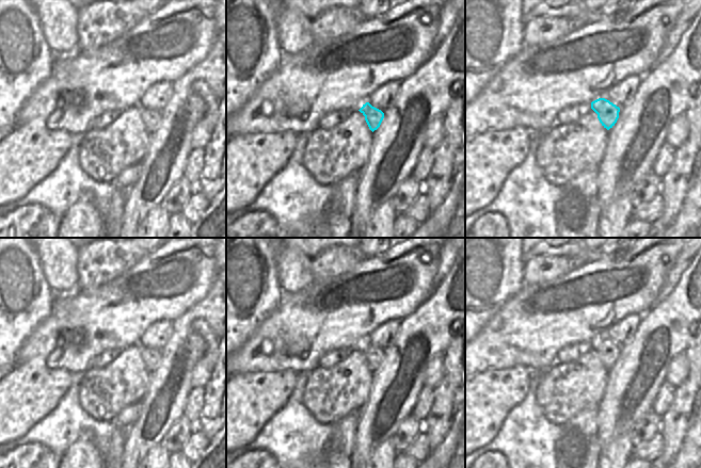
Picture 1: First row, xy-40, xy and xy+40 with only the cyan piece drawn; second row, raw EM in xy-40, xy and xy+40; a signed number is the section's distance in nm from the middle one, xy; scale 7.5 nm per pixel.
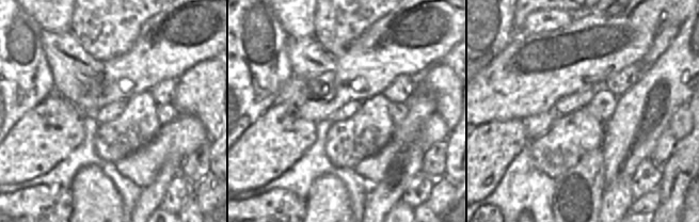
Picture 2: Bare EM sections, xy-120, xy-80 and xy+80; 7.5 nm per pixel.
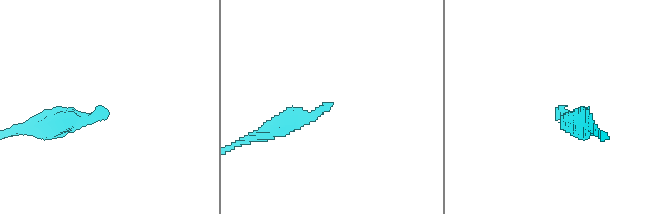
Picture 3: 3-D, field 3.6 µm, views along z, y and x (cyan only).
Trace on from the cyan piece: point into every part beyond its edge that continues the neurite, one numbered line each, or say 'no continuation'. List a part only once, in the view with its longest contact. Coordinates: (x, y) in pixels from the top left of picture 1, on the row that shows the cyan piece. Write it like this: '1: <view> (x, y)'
no continuation

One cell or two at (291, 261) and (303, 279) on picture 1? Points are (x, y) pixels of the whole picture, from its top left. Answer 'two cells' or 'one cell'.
one cell

